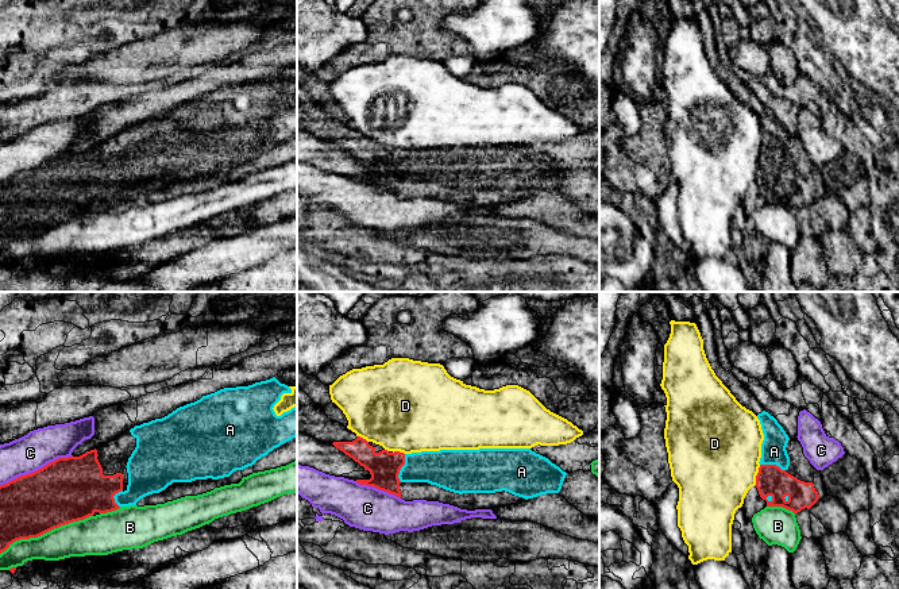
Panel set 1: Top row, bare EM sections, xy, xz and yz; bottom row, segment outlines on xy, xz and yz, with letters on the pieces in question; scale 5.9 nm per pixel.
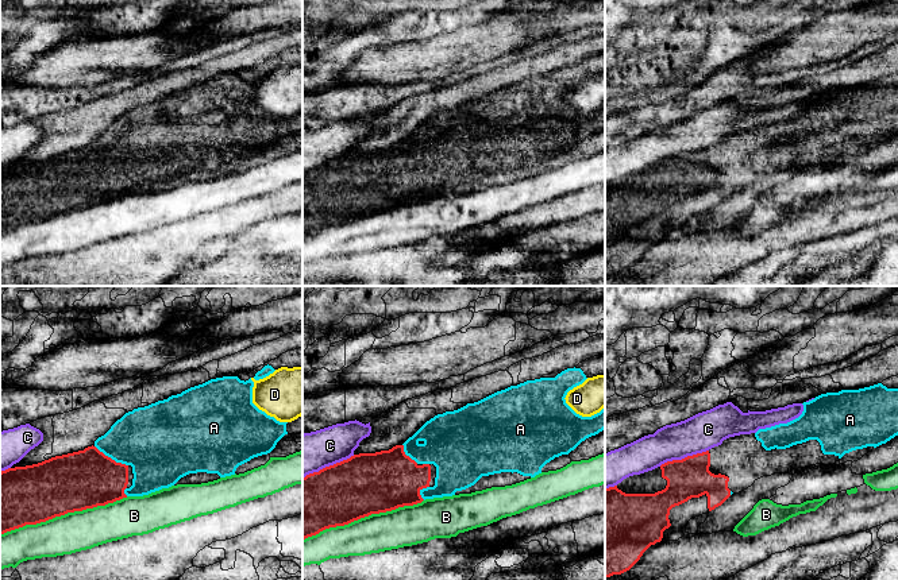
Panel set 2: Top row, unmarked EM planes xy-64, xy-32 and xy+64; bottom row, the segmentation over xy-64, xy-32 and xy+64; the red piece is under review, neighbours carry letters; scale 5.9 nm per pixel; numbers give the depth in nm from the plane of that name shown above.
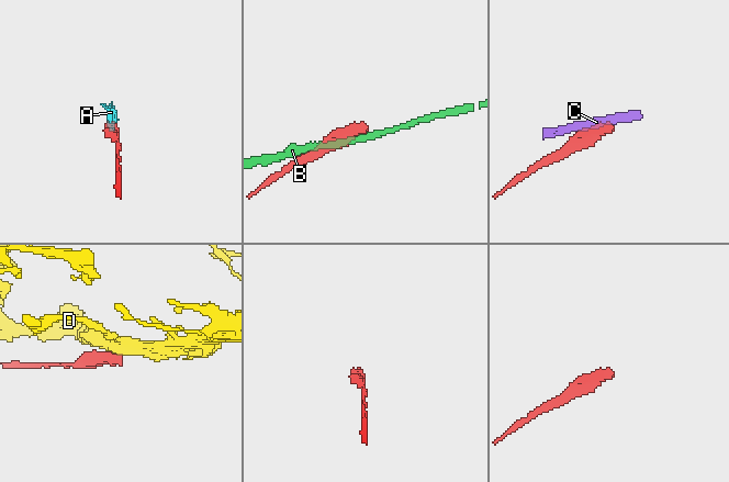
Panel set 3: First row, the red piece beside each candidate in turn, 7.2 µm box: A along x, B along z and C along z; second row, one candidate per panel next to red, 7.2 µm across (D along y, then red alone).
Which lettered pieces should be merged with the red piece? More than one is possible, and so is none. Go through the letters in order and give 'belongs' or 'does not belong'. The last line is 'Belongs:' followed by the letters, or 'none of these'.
A: belongs
B: does not belong
C: does not belong
D: does not belong
Belongs: A

